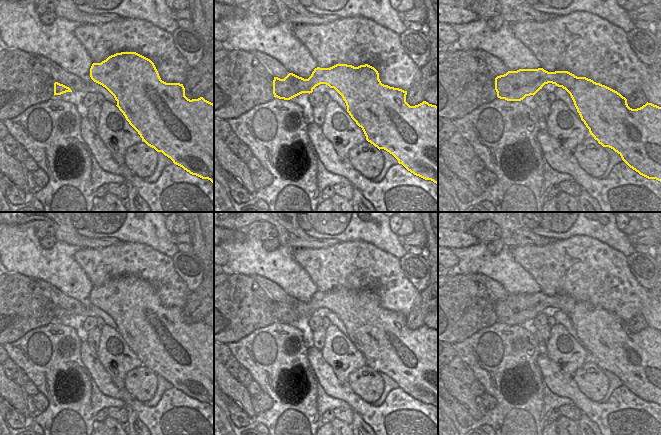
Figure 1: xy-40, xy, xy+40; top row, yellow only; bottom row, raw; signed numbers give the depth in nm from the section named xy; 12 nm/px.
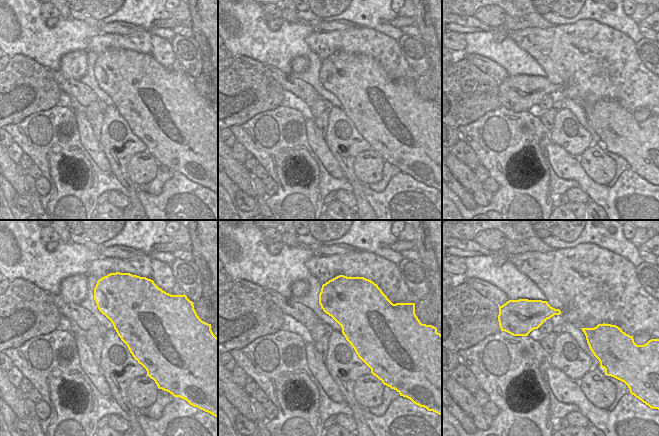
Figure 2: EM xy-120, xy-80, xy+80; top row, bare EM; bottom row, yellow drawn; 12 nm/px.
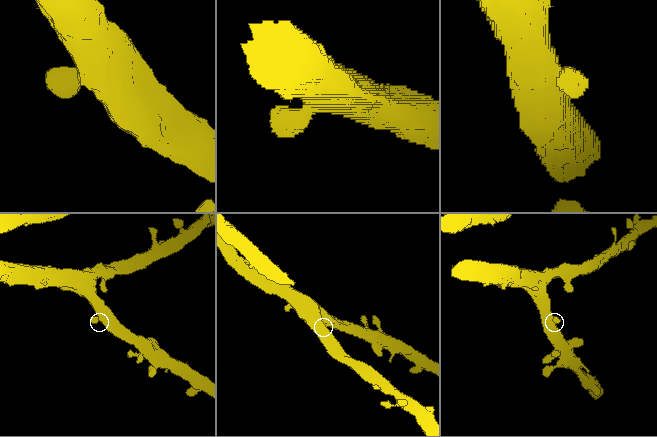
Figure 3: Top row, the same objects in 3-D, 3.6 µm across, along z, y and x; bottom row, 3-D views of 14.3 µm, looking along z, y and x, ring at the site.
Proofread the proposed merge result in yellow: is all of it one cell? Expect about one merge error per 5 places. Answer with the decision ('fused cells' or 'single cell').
single cell

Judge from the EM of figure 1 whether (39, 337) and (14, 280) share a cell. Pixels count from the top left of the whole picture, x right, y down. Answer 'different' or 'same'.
different

